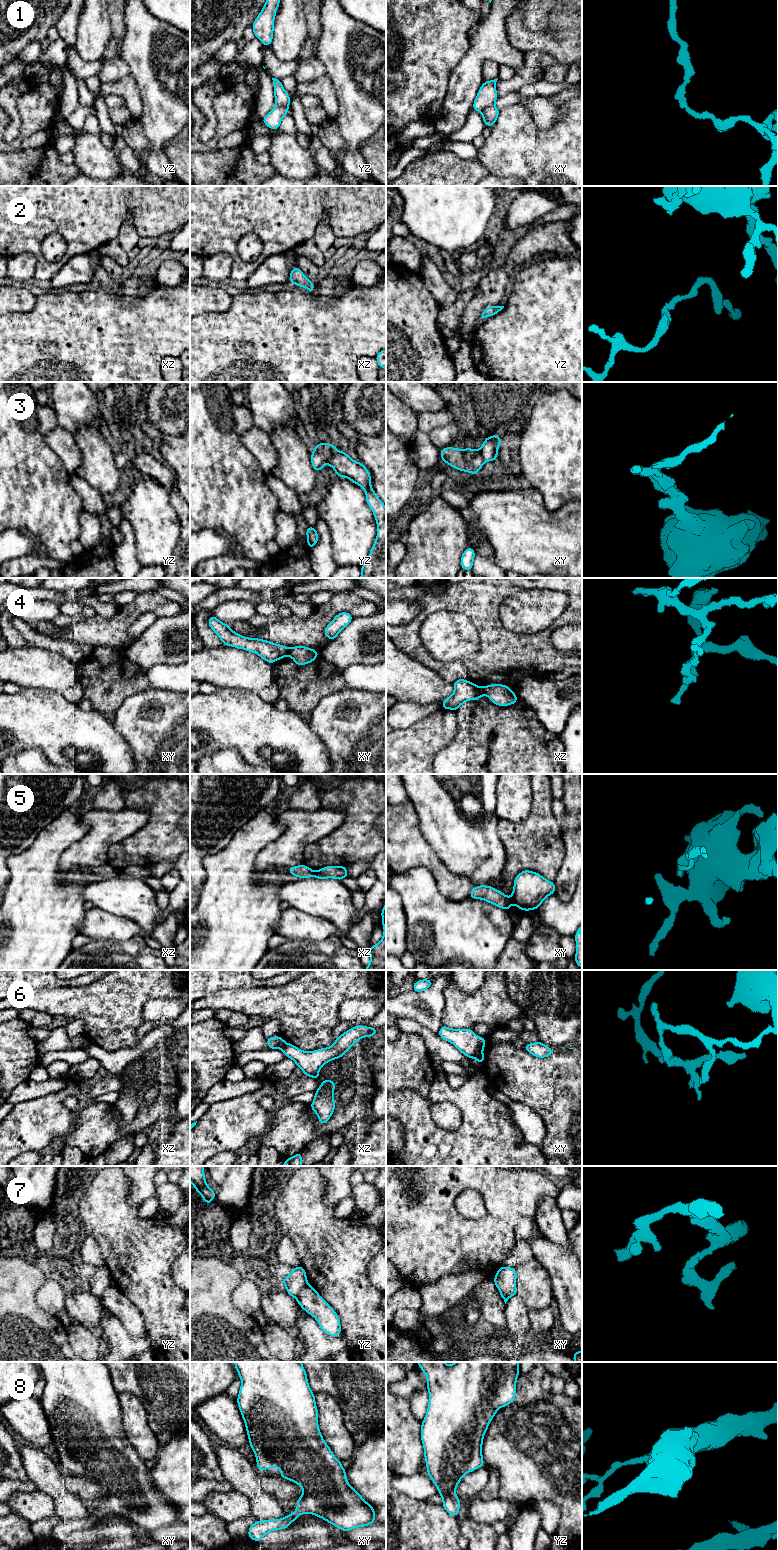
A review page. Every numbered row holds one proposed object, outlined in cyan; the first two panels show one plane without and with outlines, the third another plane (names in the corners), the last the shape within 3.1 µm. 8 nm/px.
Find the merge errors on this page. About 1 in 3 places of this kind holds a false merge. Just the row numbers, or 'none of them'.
1, 3, 4, 5, 6, 7

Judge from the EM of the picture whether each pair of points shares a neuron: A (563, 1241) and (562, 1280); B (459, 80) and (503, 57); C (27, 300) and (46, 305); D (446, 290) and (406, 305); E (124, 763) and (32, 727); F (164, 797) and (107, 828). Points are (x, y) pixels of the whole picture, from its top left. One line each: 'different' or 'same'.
A: different
B: same
C: different
D: different
E: same
F: different

